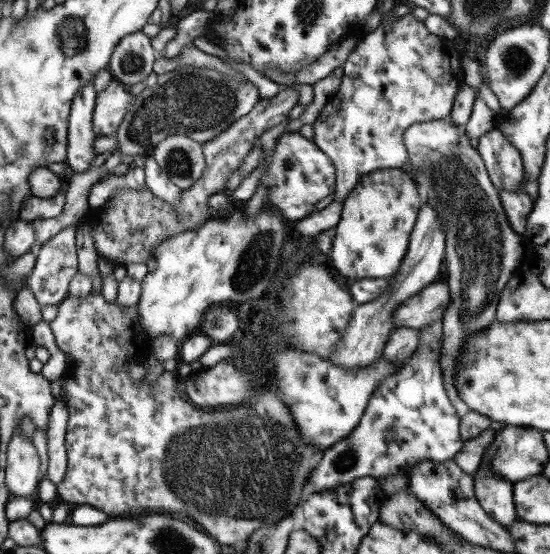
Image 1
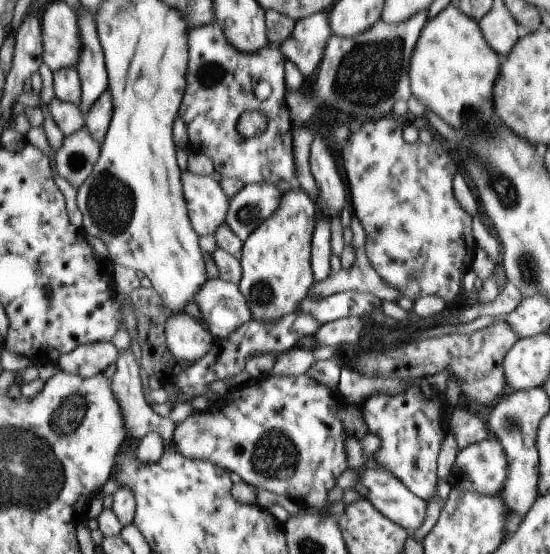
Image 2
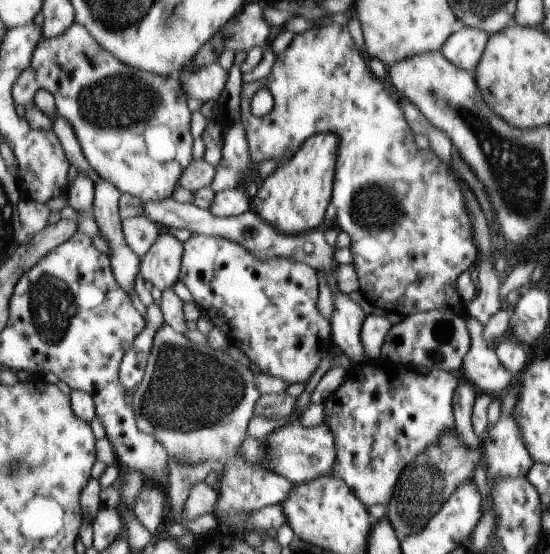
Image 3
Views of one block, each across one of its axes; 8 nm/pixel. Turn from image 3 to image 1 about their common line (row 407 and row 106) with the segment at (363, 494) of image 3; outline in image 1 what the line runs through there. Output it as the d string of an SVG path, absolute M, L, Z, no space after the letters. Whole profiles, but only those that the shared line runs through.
M409 12L395 22L393 27L387 27L379 24L375 30L362 34L357 40L355 47L347 55L345 62L341 65L343 68L343 76L341 77L337 92L333 93L327 100L326 104L321 107L317 118L313 121L313 136L311 141L315 146L331 160L334 168L335 188L332 200L343 200L349 191L355 186L360 176L379 169L399 169L401 165L408 160L406 148L403 146L403 131L411 124L418 122L427 122L429 120L439 120L447 118L453 106L454 96L463 81L461 71L460 53L454 48L451 42L446 42L443 38L431 34L426 30L423 21L415 18L412 12Z

